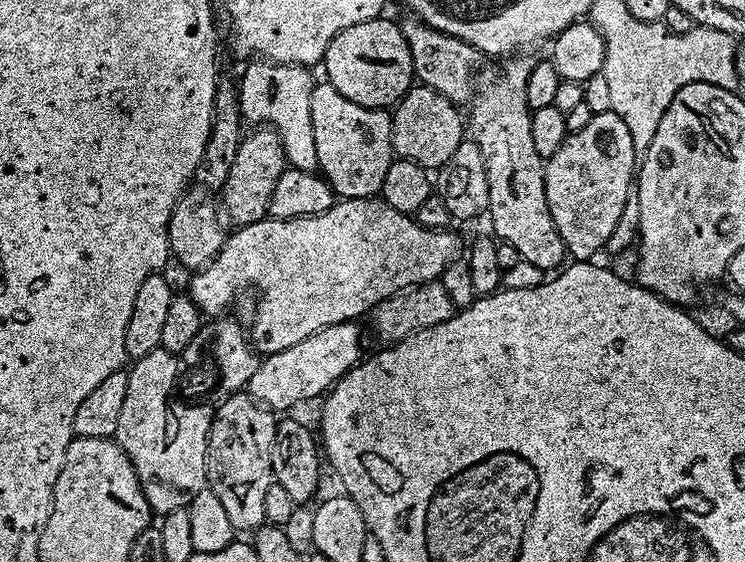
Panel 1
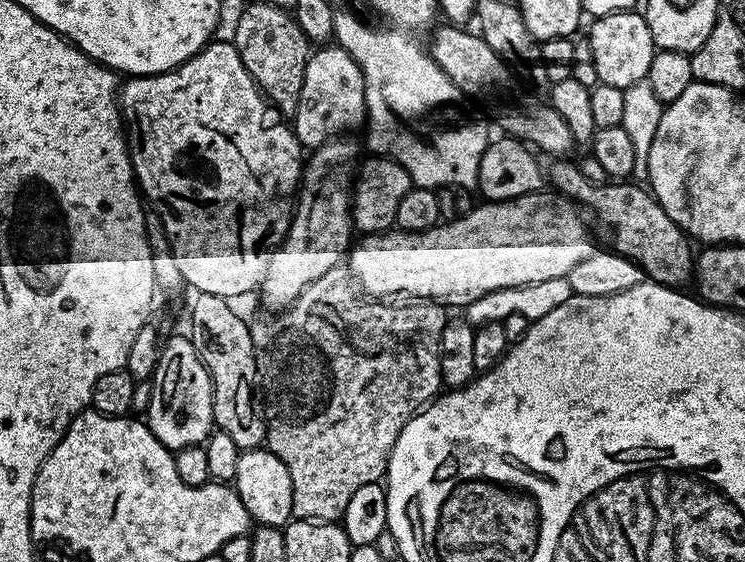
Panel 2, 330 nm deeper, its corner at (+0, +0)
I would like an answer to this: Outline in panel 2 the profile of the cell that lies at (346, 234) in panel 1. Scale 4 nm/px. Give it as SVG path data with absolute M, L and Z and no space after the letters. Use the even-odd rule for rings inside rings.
M555 190L531 192L513 200L480 202L472 211L457 215L425 232L389 230L365 235L361 239L364 241L361 244L359 241L349 251L346 267L361 293L372 298L404 297L445 306L467 306L498 290L565 279L568 272L578 266L578 262L590 258L594 251L592 236L580 215L581 209Z

